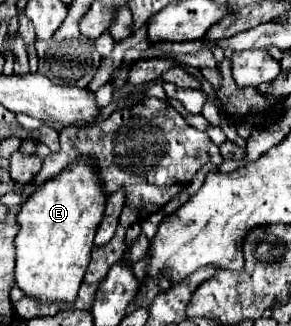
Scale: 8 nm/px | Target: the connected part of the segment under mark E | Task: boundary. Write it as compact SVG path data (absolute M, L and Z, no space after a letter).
M78 157L74 165L62 169L58 177L46 181L46 185L38 185L38 193L28 197L18 213L20 231L16 235L16 285L30 297L42 303L56 303L66 301L72 303L78 295L82 277L86 273L86 265L90 263L90 251L94 245L96 229L102 221L102 213L106 211L106 195L102 193L102 185L98 185L98 169L94 169L94 161L86 161L86 157Z

